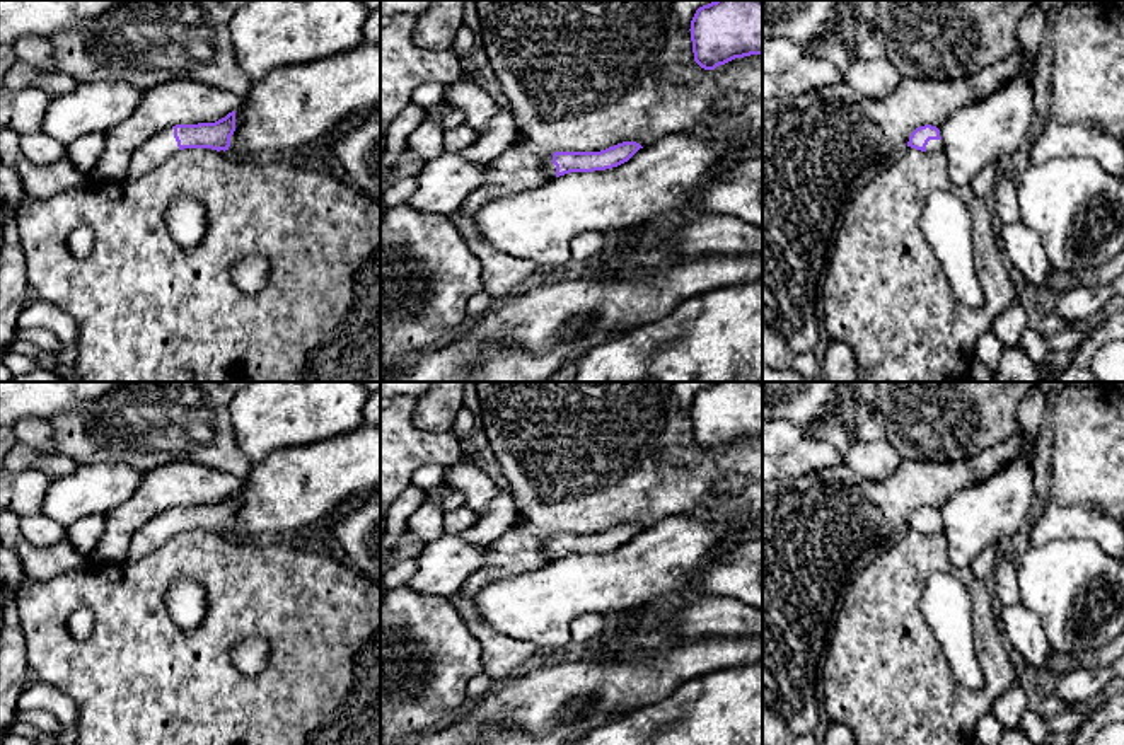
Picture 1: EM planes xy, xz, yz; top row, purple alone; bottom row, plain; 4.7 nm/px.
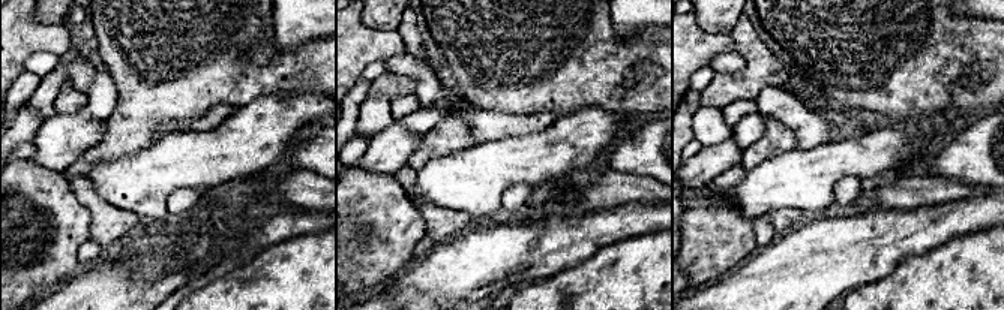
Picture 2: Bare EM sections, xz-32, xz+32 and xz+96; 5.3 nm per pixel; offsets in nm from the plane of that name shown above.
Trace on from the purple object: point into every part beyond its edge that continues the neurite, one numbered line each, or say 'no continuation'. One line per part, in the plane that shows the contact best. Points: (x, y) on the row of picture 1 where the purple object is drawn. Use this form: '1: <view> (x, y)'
1: xy (157, 149)

